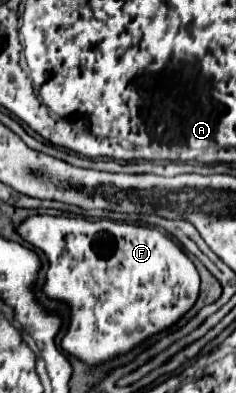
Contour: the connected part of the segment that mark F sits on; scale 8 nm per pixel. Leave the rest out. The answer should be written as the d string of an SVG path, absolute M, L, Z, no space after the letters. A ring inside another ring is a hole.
M36 215L26 219L18 233L22 239L42 249L50 261L44 293L70 305L70 329L62 339L64 351L88 365L98 365L110 357L130 351L140 341L176 323L196 301L200 277L186 253L162 231L150 225L116 223L110 219L89 220L79 216Z

